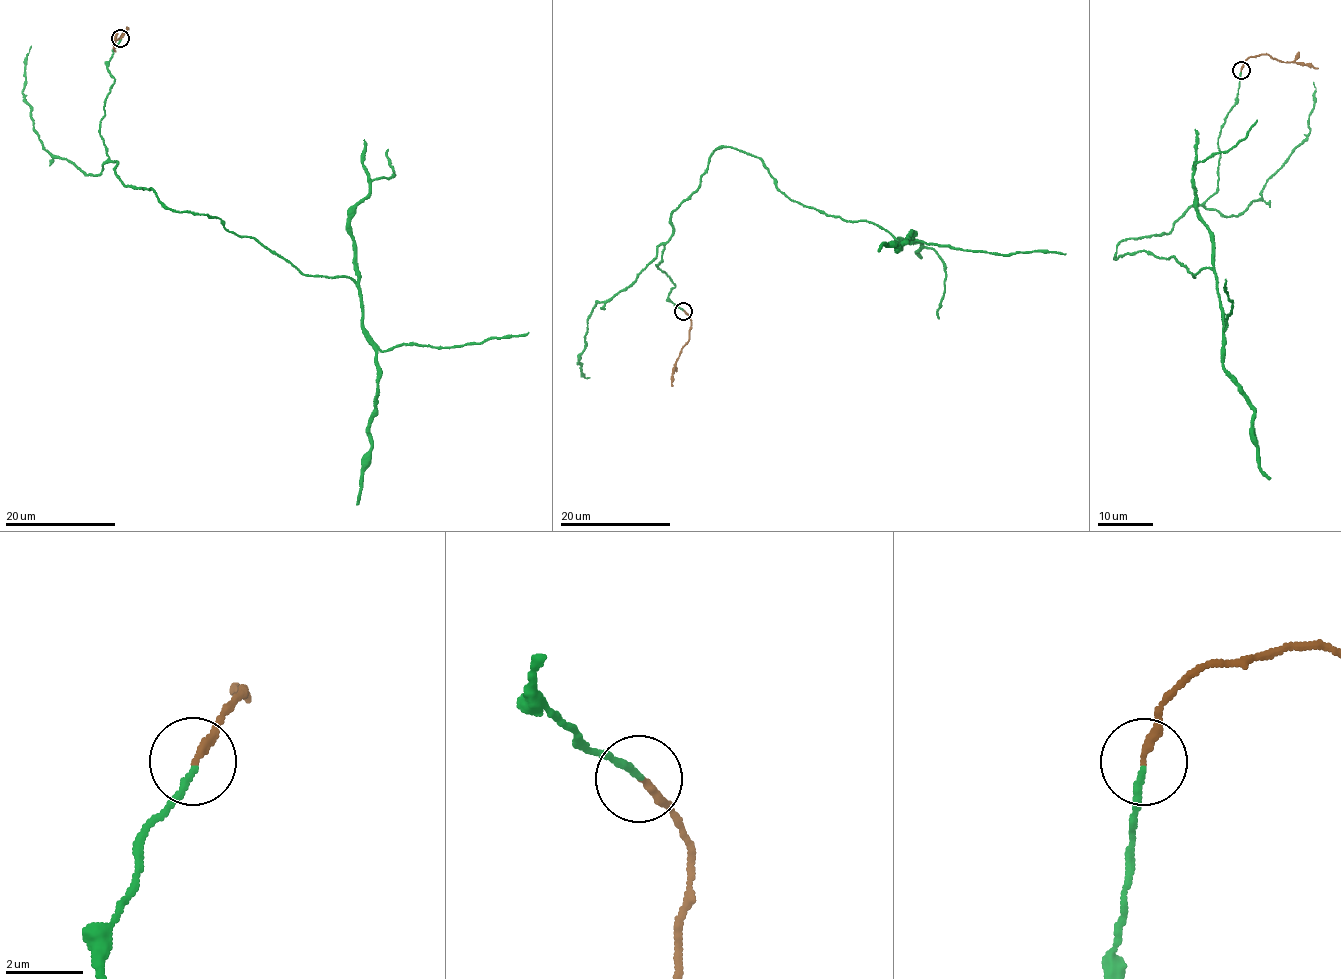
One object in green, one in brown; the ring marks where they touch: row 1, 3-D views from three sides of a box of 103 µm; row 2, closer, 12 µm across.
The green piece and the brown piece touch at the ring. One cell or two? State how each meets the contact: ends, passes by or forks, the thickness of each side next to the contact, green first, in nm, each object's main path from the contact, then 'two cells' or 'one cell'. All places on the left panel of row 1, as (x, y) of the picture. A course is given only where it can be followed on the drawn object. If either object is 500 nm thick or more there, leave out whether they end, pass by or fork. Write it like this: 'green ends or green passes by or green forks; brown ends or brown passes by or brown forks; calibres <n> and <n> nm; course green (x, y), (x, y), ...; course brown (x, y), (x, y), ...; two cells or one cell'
green ends; brown ends; calibres 160 and 200 nm; course green (121, 39), (99, 128), (127, 186), (219, 218), (305, 275), (356, 284), (378, 388), (356, 505); course brown (121, 38), (127, 27), (115, 41), (116, 52); two cells

